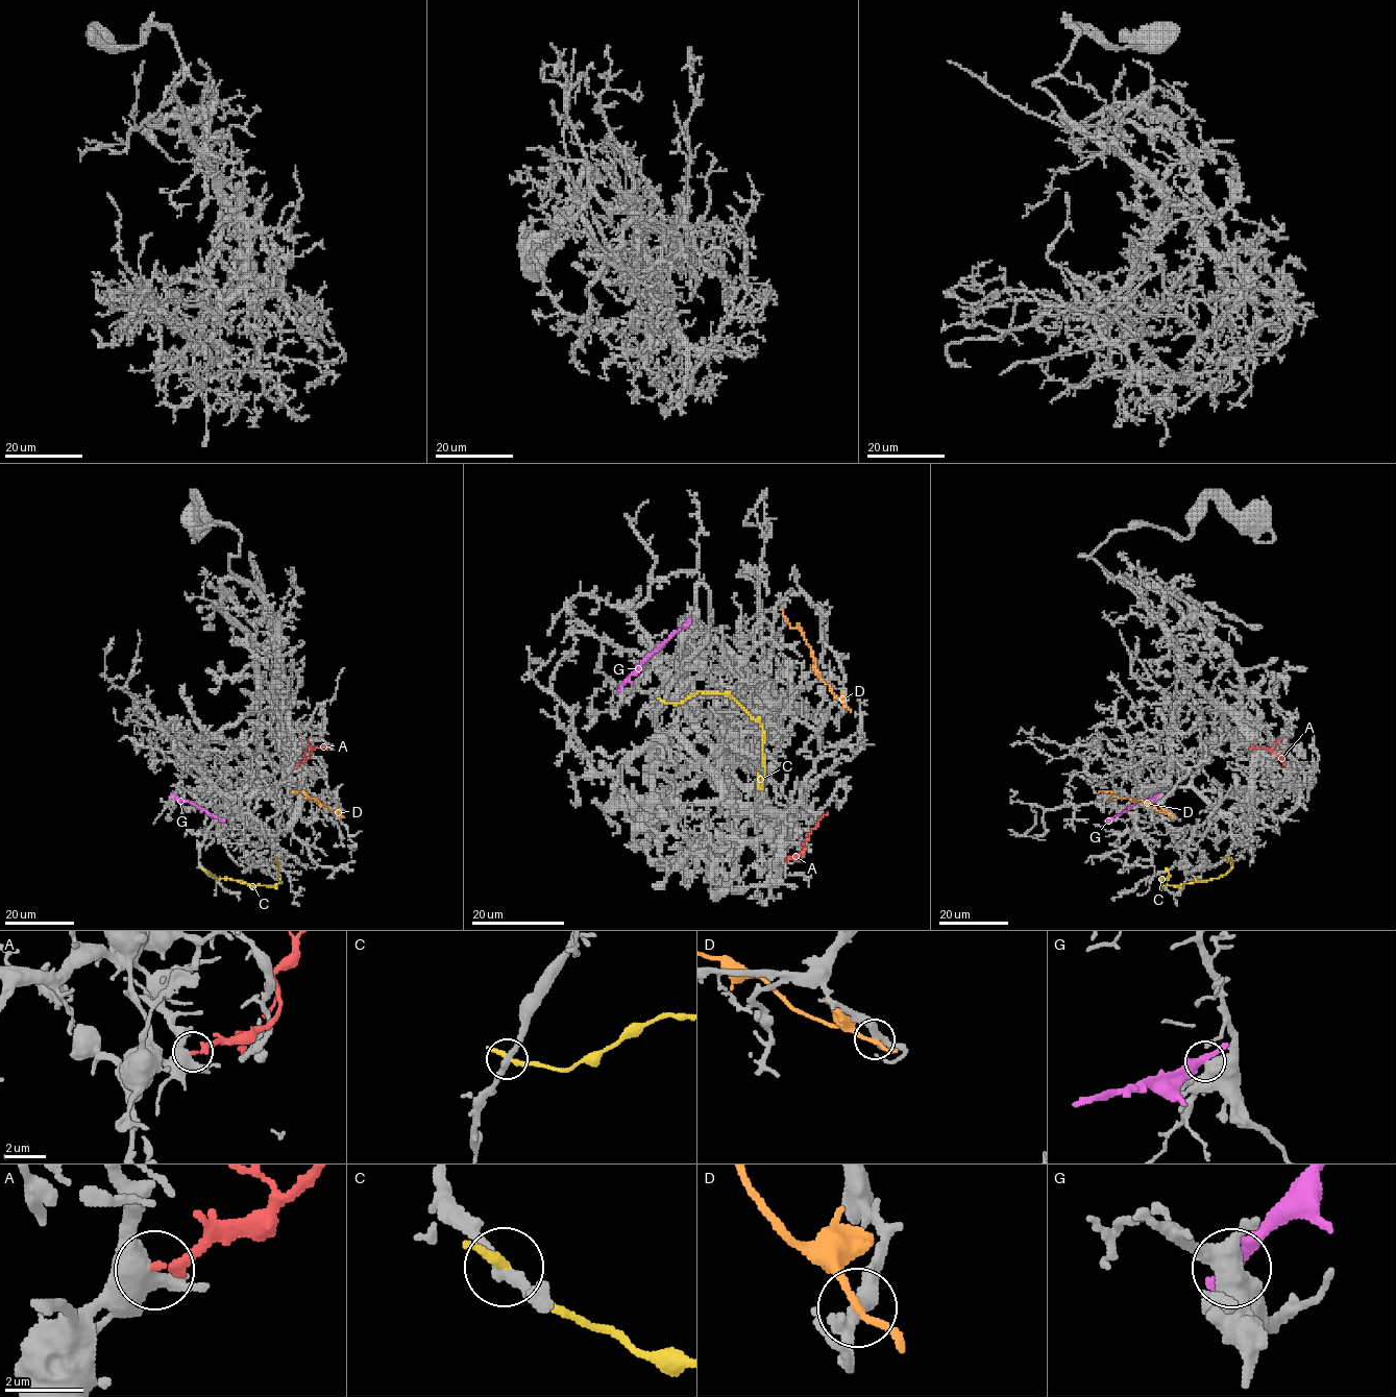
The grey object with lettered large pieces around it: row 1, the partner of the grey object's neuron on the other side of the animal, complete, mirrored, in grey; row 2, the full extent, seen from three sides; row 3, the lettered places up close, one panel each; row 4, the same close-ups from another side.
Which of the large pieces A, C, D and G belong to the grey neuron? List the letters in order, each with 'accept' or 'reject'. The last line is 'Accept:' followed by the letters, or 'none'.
A: reject
C: reject
D: reject
G: reject
Accept: none

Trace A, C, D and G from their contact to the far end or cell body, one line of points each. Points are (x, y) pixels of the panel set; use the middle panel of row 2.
A: (785, 859), (797, 858), (805, 850), (803, 841), (827, 812)
C: (662, 701), (683, 702), (699, 691), (729, 693), (762, 729), (761, 789), (758, 771)
D: (845, 706), (814, 668), (815, 659), (803, 632), (792, 629), (781, 609)
G: (619, 687), (689, 617)

